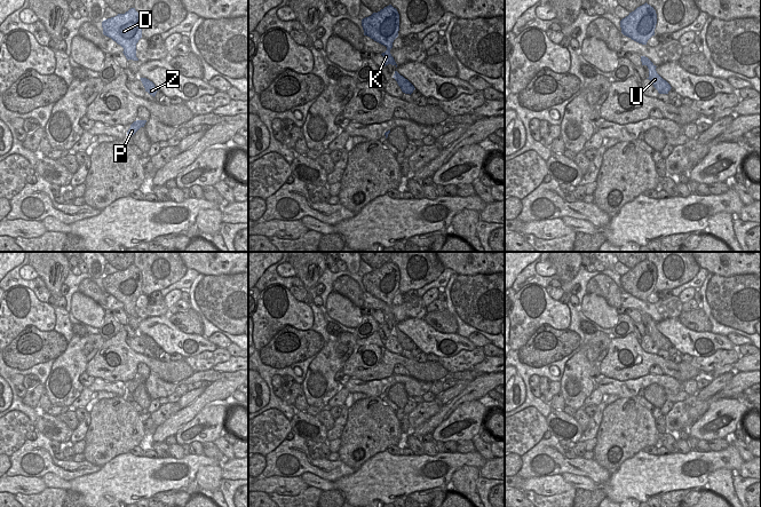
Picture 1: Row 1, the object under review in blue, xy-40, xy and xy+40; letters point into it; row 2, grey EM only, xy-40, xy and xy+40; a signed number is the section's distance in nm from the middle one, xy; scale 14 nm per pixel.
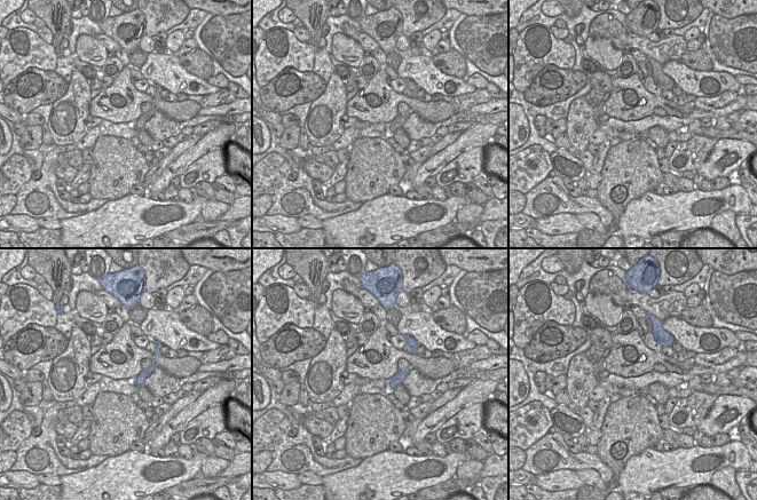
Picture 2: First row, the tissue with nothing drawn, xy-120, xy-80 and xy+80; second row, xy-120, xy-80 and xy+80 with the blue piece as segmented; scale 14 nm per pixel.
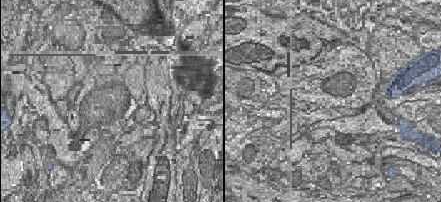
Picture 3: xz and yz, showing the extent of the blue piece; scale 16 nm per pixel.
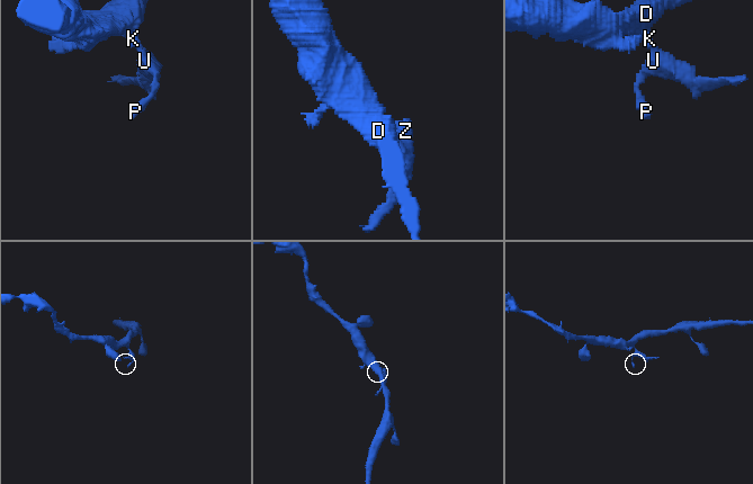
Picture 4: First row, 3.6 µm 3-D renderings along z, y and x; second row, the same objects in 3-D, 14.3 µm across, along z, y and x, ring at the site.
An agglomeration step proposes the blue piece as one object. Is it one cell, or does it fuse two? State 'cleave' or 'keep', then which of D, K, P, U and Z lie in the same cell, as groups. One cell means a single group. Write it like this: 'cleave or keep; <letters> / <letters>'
cleave; D K / P U Z

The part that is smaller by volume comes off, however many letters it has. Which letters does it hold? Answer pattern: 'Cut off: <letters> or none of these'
Cut off: P, U, Z

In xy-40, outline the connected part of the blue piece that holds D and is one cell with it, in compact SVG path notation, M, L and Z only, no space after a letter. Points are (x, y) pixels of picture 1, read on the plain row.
M135 264L104 276L102 284L104 292L111 294L124 304L122 309L127 317L138 317L136 314L136 300L142 294L142 275Z

